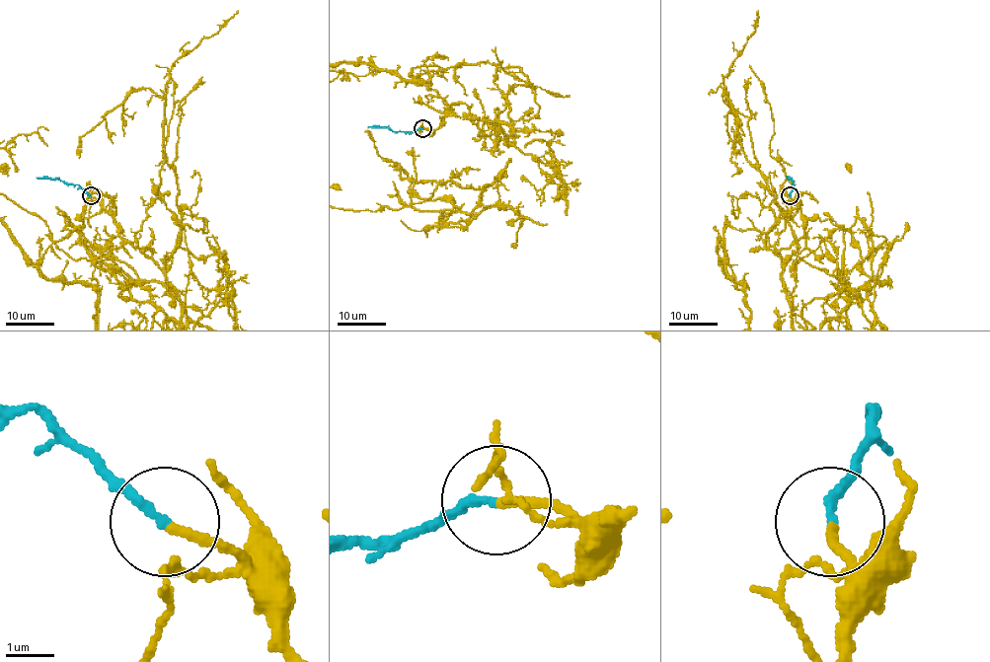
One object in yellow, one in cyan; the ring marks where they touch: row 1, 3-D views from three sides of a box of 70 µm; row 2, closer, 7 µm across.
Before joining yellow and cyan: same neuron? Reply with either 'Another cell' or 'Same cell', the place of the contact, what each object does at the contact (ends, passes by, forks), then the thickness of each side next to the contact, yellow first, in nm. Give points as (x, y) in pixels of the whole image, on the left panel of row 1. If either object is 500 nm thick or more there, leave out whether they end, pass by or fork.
Same cell. Place: (91, 195). At the ring yellow ends. At the ring cyan ends. Thickness 190 nm (yellow) against 190 nm

